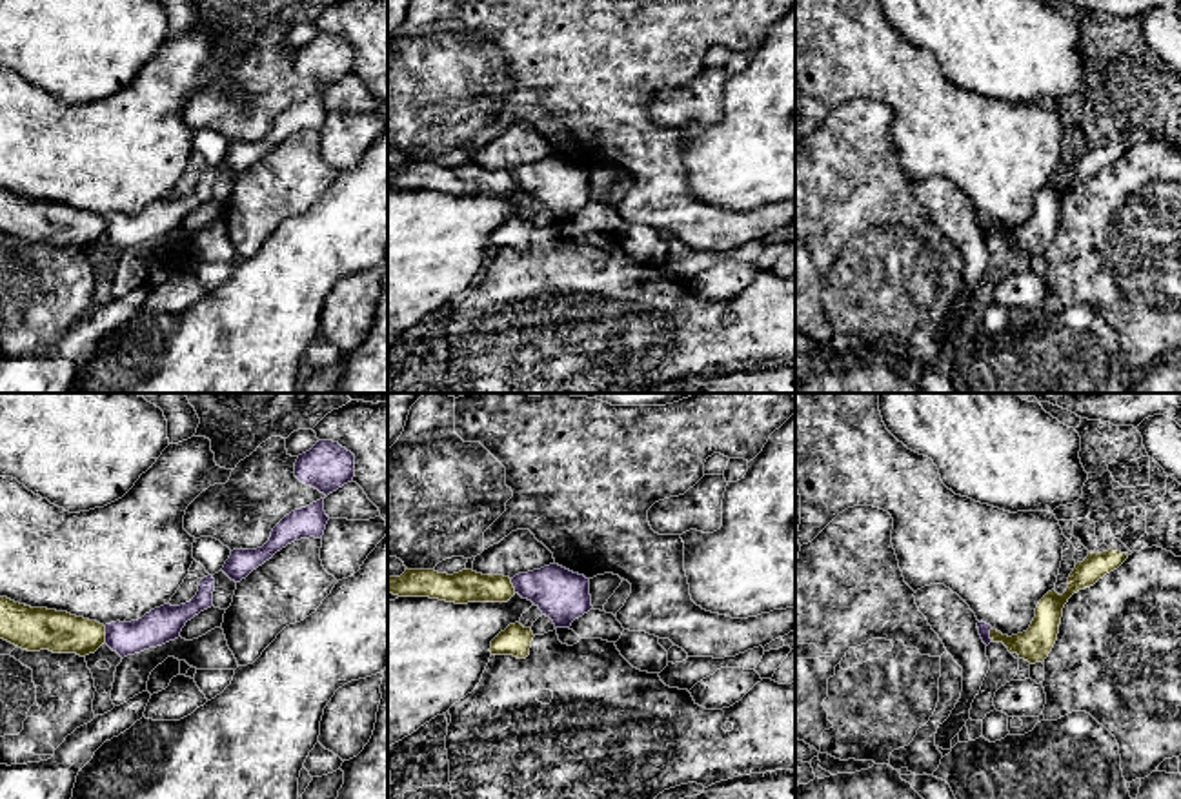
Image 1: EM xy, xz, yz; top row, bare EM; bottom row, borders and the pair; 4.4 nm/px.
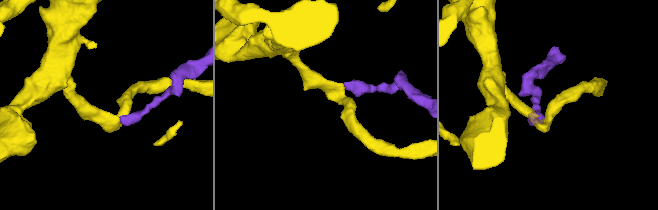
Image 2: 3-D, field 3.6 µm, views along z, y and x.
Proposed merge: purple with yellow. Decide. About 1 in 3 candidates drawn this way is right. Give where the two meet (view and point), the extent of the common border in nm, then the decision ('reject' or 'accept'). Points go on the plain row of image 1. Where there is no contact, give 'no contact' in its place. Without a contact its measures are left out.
xy (106, 226) | 70 nm | reject

